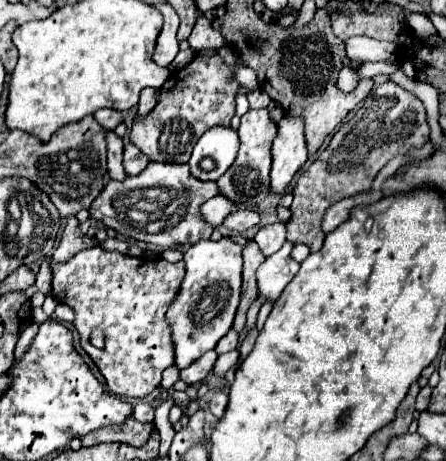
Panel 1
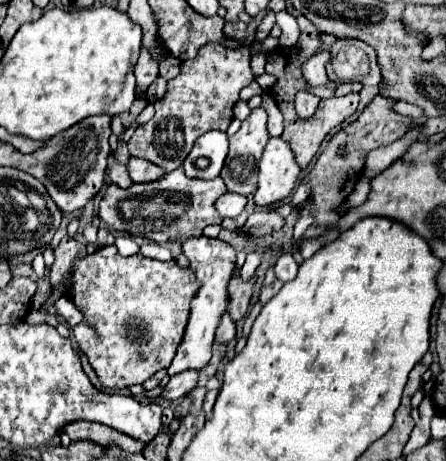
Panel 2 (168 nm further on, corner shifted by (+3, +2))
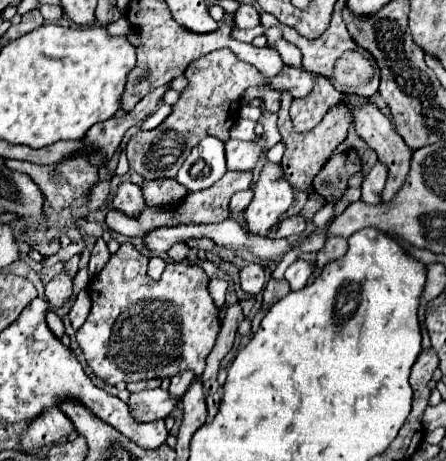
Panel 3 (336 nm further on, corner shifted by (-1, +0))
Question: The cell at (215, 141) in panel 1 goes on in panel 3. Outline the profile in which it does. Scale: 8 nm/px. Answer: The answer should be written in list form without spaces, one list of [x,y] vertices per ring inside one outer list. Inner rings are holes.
[[[214,137],[202,139],[190,153],[190,157],[180,167],[176,181],[182,183],[188,191],[200,191],[210,185],[214,185],[226,171],[226,159],[224,159],[224,143]],[[202,161],[204,167],[200,173],[192,175],[190,169]]]

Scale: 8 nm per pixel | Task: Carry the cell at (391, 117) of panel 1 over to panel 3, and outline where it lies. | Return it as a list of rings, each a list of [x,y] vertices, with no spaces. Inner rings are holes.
[[[330,237],[330,239],[324,243],[324,247],[316,253],[318,271],[320,271],[326,263],[330,263],[330,261],[334,261],[334,259],[340,259],[346,251],[348,251],[346,239],[342,239],[342,237]]]

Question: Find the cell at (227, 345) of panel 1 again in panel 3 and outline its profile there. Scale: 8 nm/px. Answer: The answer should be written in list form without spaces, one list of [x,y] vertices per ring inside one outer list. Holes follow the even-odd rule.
[[[210,279],[210,295],[218,307],[218,313],[222,311],[224,307],[224,297],[226,297],[226,289],[228,289],[228,283],[222,281],[222,279]]]

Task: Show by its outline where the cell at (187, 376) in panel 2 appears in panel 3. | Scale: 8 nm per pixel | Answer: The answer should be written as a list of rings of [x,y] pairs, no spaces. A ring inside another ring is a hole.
[[[146,389],[142,393],[132,393],[128,399],[130,413],[136,421],[156,421],[164,419],[176,407],[176,397],[172,397],[166,389]]]

